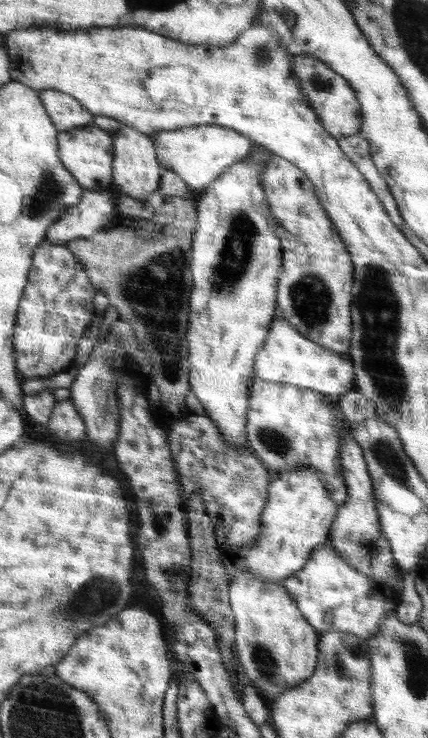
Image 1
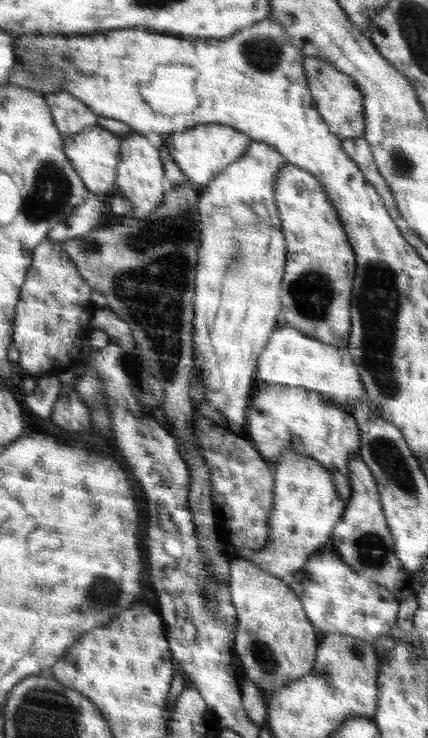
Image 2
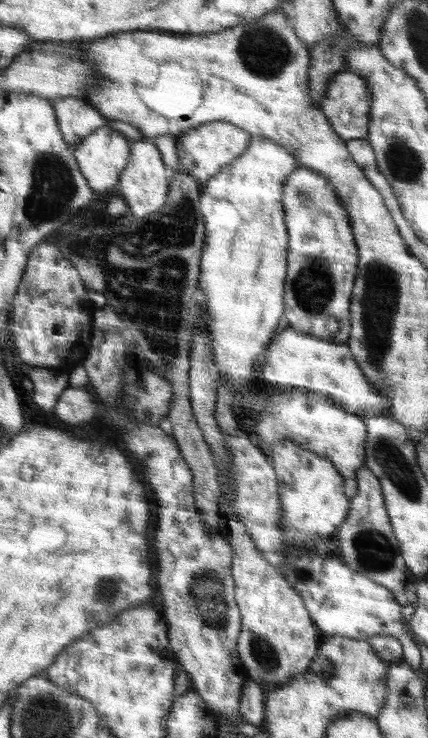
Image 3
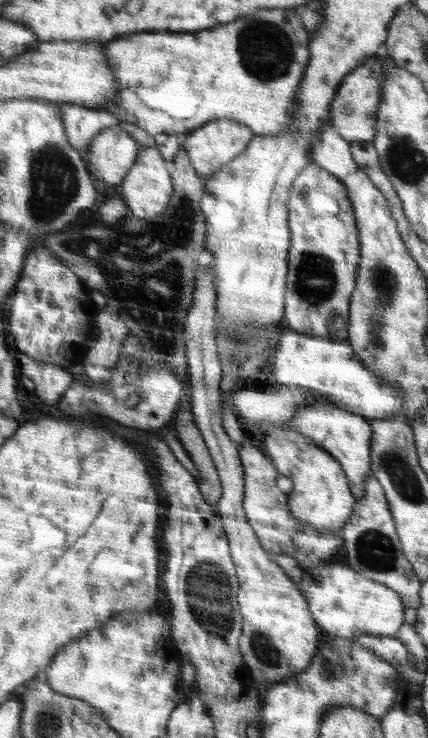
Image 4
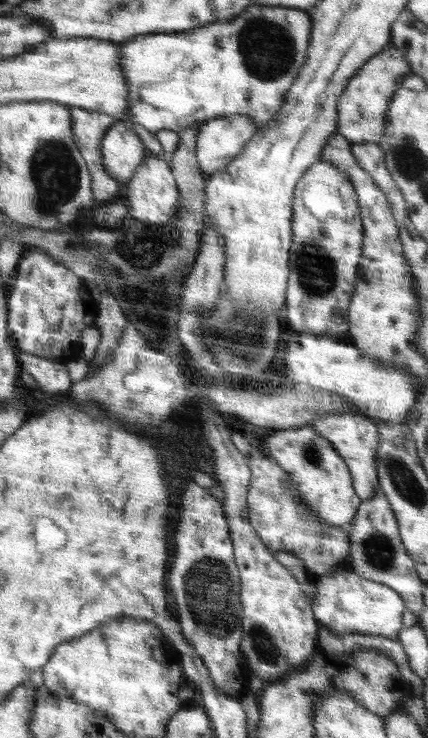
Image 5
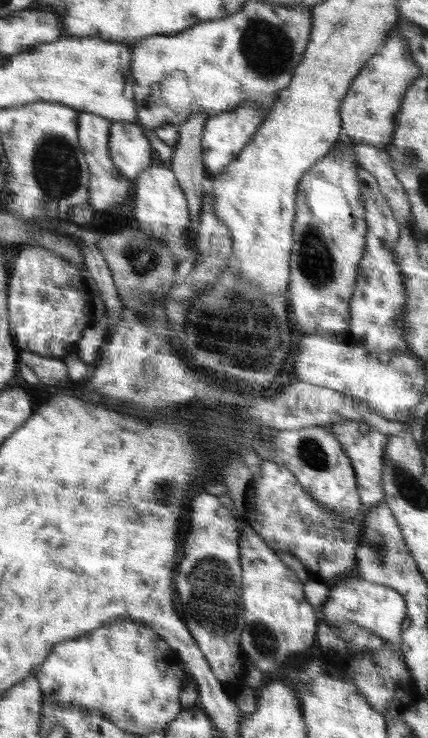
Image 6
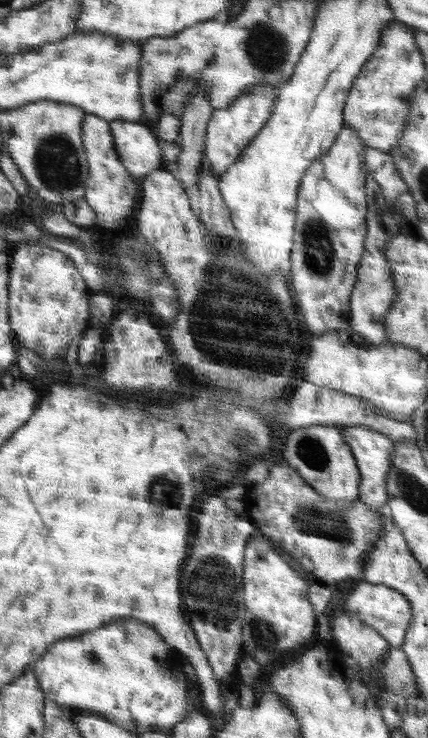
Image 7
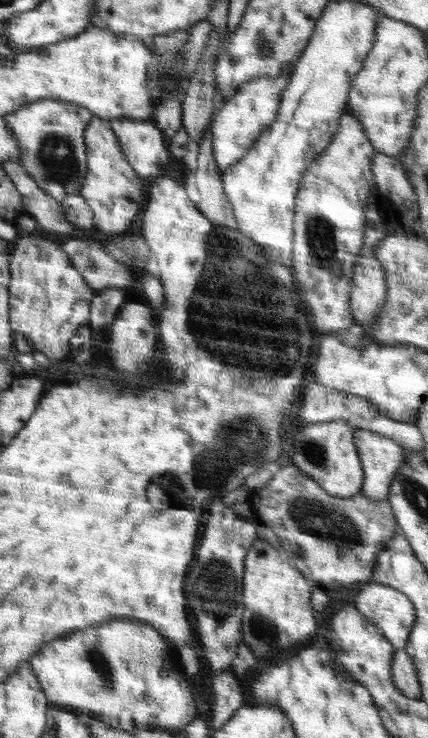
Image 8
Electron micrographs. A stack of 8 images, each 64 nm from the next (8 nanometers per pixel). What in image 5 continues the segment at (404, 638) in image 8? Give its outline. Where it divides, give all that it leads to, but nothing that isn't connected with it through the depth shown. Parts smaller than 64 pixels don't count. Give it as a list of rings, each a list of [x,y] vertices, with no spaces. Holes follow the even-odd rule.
[[[349,568],[316,575],[308,571],[308,582],[314,584],[315,593],[311,600],[313,615],[320,626],[344,636],[361,633],[397,640],[403,630],[402,620],[406,605],[404,599],[389,586],[362,578]]]

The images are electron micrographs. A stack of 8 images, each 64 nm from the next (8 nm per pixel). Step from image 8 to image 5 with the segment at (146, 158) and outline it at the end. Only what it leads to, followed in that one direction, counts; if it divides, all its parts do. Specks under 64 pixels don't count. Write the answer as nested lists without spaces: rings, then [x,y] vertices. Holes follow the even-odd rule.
[[[129,120],[116,121],[102,137],[100,153],[106,173],[118,183],[128,183],[151,152],[132,131]]]

